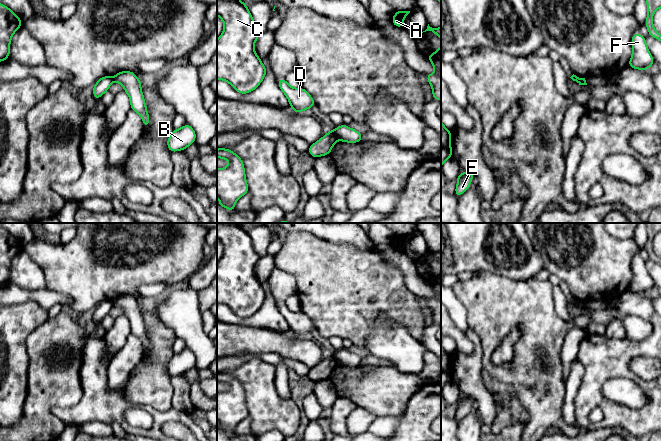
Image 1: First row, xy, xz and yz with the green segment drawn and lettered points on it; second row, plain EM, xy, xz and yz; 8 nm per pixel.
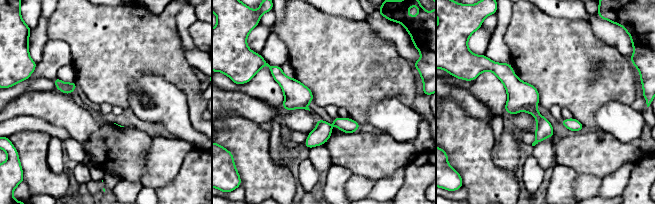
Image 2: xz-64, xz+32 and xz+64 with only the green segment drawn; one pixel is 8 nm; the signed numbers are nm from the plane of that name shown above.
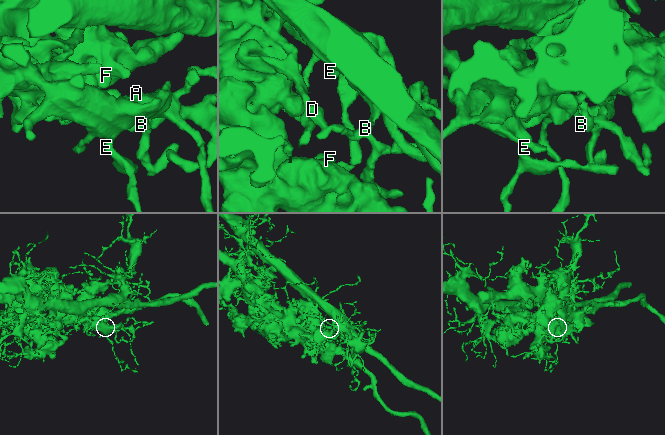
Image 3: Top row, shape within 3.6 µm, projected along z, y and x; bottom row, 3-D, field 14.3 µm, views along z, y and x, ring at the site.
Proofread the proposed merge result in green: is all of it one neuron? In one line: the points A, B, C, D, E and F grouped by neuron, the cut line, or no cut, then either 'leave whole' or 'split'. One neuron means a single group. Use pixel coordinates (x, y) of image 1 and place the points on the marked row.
groups A B E / C D F; cut xz (333, 131), (338, 138); split

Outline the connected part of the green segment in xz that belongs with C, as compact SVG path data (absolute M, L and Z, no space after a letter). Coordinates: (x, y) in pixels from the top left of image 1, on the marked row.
M217 0L217 15L224 23L224 30L217 39L217 80L227 81L238 93L250 93L268 72L254 49L261 33L255 26L247 4L240 0Z

